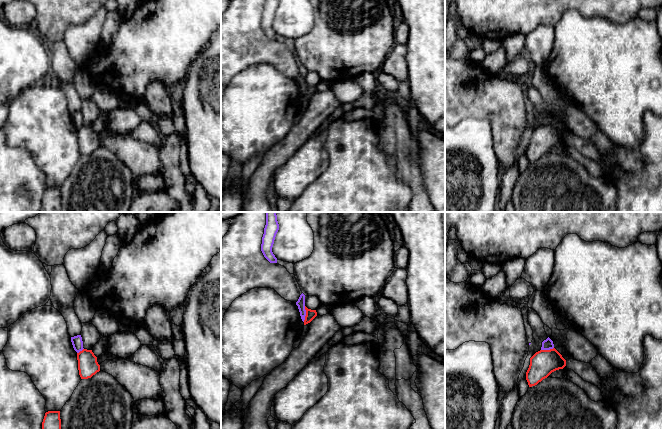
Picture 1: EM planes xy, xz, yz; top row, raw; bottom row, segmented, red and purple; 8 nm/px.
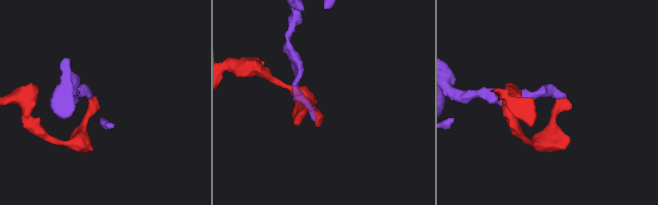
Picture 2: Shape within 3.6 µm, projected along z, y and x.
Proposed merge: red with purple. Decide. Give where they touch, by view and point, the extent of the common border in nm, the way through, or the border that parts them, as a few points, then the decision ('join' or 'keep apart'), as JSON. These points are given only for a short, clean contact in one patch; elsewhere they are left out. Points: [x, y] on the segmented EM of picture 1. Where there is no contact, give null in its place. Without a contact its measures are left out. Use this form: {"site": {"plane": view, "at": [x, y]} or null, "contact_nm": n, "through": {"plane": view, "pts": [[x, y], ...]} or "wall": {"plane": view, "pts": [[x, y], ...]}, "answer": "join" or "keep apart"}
{"site": {"plane": "xz", "at": [306, 314]}, "contact_nm": 130, "wall": {"plane": "xz", "pts": [[305, 306], [305, 319], [303, 321]]}, "answer": "keep apart"}

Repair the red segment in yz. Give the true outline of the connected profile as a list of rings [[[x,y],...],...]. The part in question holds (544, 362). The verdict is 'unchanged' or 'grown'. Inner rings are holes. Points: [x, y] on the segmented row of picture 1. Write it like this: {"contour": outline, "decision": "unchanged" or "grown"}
{"contour": [[[555,348],[536,352],[530,358],[530,365],[526,372],[529,387],[537,385],[552,372],[563,369],[565,366],[566,360]]], "decision": "unchanged"}

